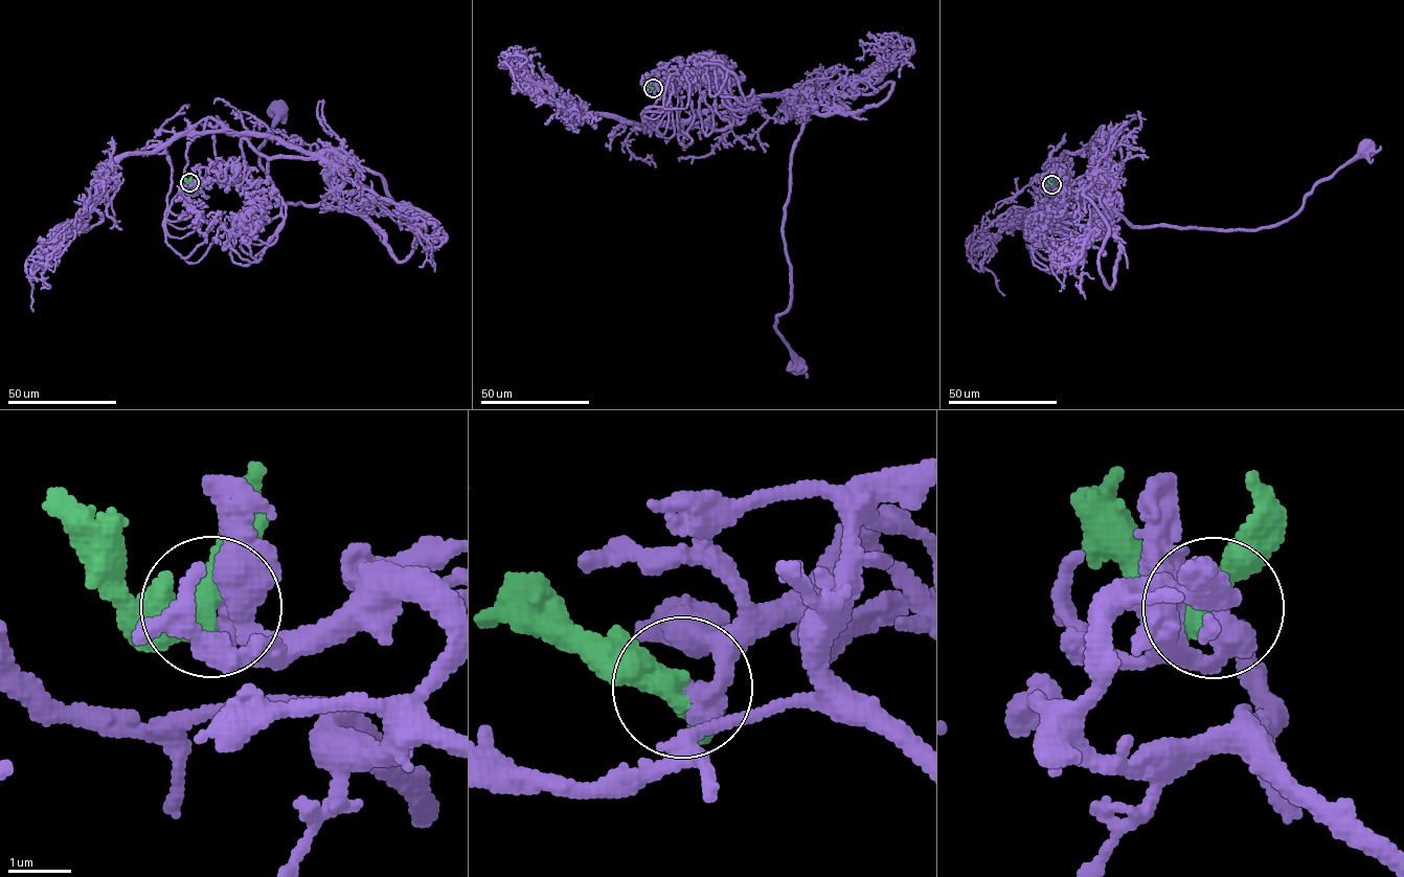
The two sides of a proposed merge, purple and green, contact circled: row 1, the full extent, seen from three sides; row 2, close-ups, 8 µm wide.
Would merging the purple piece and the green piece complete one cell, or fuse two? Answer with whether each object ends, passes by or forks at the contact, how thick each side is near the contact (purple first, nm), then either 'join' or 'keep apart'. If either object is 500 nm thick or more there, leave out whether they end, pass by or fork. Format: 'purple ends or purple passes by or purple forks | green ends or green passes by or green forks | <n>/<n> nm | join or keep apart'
purple ends | green passes by | 380/400 nm | join

